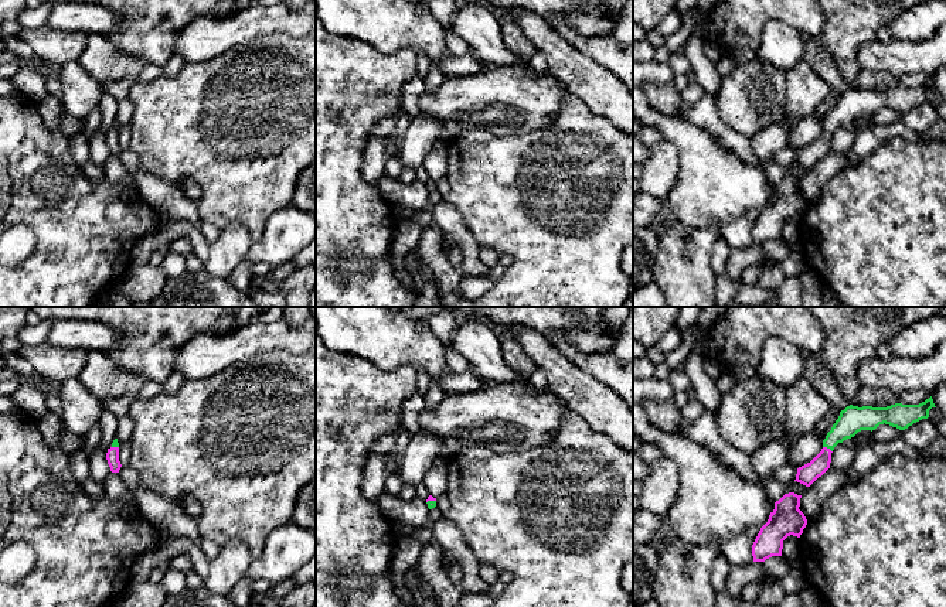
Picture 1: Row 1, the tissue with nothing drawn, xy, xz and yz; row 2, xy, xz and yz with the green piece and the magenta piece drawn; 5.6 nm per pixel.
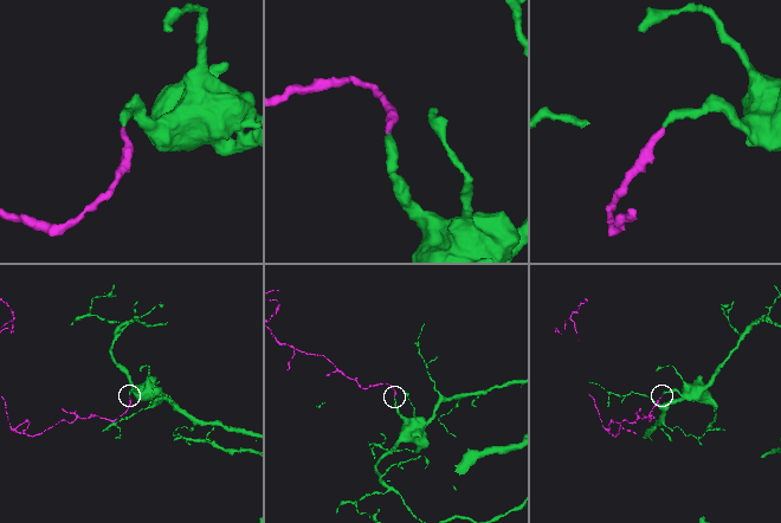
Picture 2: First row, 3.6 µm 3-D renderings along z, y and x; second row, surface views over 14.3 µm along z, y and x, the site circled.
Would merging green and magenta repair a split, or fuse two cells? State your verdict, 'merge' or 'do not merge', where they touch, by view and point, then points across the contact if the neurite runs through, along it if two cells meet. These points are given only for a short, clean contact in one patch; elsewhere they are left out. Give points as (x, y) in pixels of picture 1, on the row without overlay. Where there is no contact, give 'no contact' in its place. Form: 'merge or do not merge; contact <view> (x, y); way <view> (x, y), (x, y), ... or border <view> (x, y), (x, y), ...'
merge; contact yz (827, 130); way yz (853, 102), (827, 130), (824, 140), (809, 156)

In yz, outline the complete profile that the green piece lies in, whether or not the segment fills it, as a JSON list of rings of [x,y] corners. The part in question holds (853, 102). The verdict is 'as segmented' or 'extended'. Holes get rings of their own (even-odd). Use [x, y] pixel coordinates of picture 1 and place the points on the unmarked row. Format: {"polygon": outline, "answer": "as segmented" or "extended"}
{"polygon": [[[932,79],[919,88],[895,86],[887,91],[847,89],[840,95],[838,102],[823,123],[821,134],[810,146],[797,151],[794,164],[810,170],[830,151],[834,130],[854,120],[858,115],[872,115],[884,106],[905,113],[913,106],[928,102],[932,91],[936,91]]], "answer": "extended"}

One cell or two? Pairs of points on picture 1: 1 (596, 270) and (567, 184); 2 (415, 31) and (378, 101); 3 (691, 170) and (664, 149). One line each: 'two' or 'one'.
1: one
2: two
3: two

